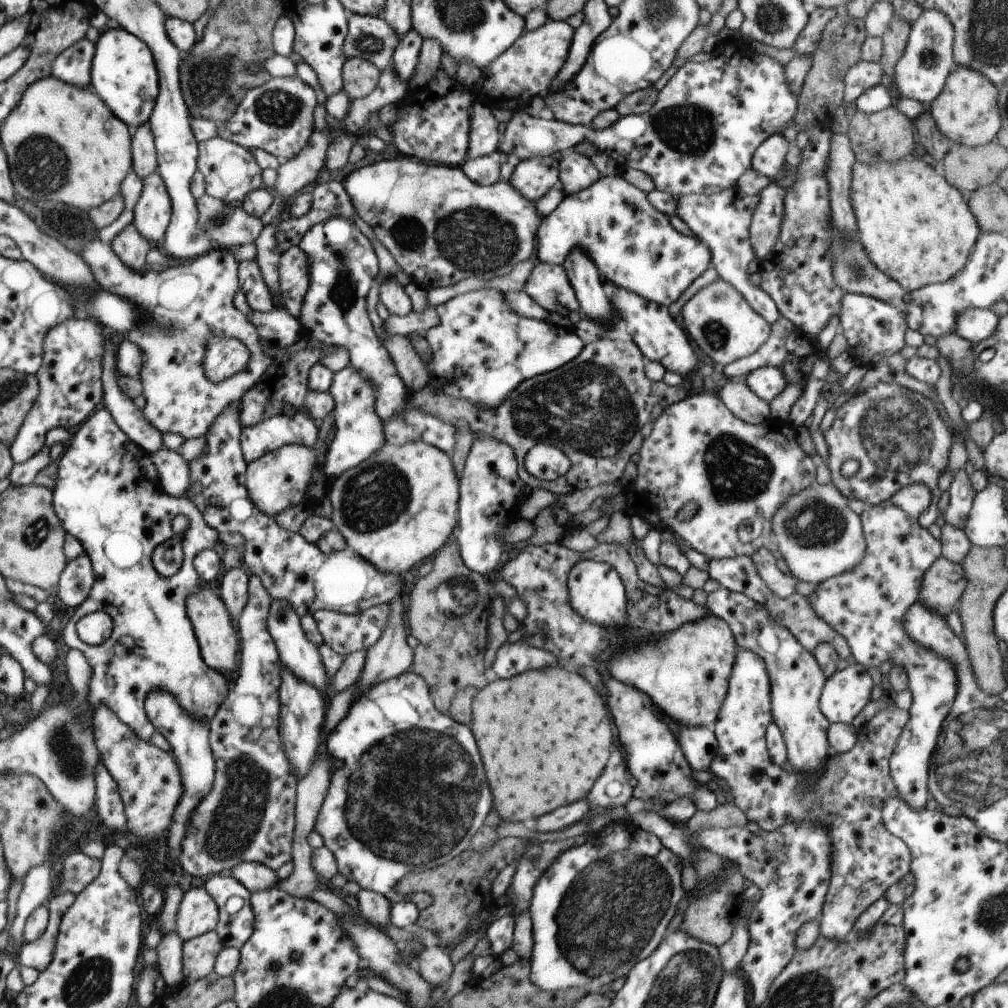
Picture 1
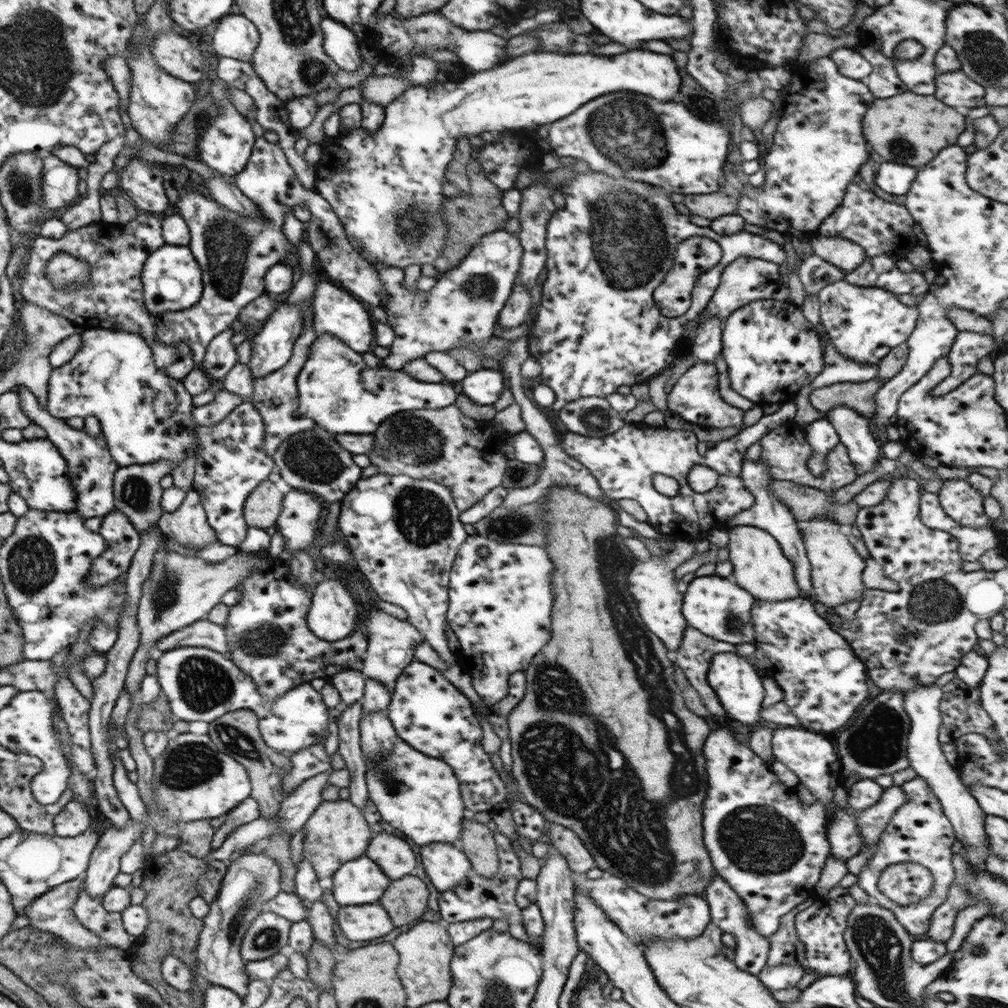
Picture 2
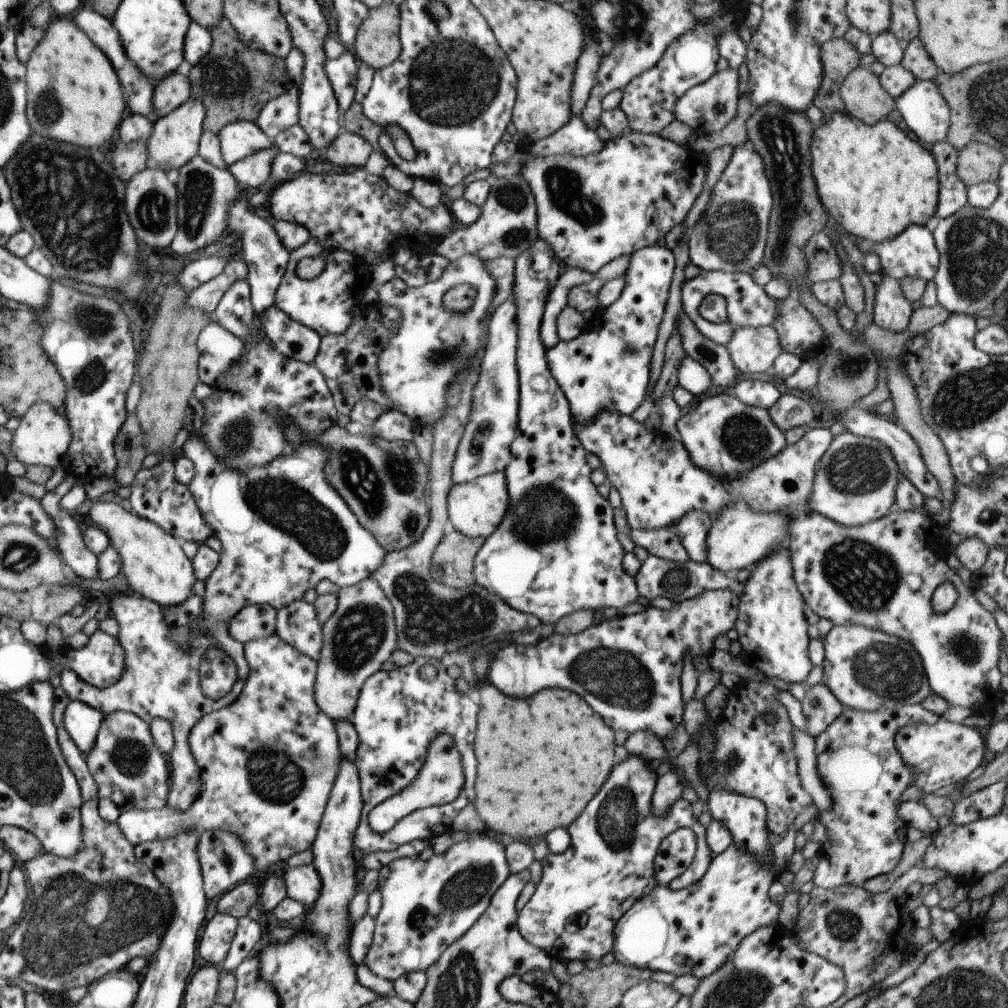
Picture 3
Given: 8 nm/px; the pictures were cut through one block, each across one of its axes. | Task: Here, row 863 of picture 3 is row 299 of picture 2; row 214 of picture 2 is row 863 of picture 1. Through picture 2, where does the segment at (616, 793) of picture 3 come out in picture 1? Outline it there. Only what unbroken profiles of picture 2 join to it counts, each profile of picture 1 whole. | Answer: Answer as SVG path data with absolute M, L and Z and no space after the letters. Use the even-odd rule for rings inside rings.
M611 821L600 831L592 832L586 836L583 844L565 849L557 855L557 858L545 869L545 872L537 879L532 888L532 897L528 908L530 921L532 922L532 949L529 980L542 991L557 992L559 990L575 990L585 987L586 992L595 992L603 984L611 984L613 980L624 977L645 956L649 956L665 937L665 928L669 920L675 914L677 902L685 895L679 881L683 868L683 859L674 855L669 849L661 848L660 840L653 834L640 829L631 821Z

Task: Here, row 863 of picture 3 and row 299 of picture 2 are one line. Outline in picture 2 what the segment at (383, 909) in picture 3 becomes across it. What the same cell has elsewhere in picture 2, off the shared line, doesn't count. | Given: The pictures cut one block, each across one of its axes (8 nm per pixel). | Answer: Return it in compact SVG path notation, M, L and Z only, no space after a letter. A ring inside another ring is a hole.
M503 229L485 233L453 270L436 275L431 290L417 293L402 288L401 268L373 262L383 291L389 295L385 312L394 334L389 354L382 359L383 367L401 371L408 362L424 358L427 352L448 351L469 341L492 337L499 311L516 282L521 252L523 249L516 234Z

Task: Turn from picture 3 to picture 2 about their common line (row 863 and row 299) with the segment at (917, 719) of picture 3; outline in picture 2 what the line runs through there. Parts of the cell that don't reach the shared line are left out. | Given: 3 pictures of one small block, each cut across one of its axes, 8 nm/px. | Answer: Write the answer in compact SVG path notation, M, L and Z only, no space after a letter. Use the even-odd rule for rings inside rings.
M845 280L823 286L816 294L819 317L829 341L842 356L860 364L877 364L891 348L906 342L913 330L918 310L897 301L888 290L847 284Z

